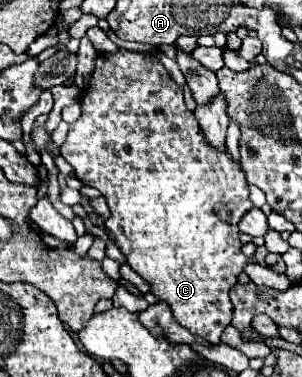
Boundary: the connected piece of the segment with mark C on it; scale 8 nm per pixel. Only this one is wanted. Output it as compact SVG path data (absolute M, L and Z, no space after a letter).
M121 48L115 54L99 54L97 64L95 64L95 72L91 76L91 84L81 92L79 104L81 104L83 114L75 124L69 126L67 140L61 146L61 156L73 166L75 176L83 184L95 186L107 198L111 216L105 220L105 228L109 232L109 238L119 246L119 250L127 258L127 264L151 286L153 296L157 300L167 302L171 306L175 320L181 326L187 326L189 332L203 336L205 340L209 340L213 344L219 344L219 336L231 324L231 316L233 316L233 304L229 300L229 292L237 284L237 276L243 272L243 268L247 264L247 256L241 252L241 240L239 240L239 228L237 228L241 216L253 206L249 200L245 174L231 160L229 154L217 156L217 152L213 152L213 148L209 148L209 144L205 144L205 140L201 136L201 128L199 128L193 112L189 112L185 106L181 88L171 80L171 76L167 74L167 70L163 68L163 64L159 60L153 60L153 62L147 60L147 52L139 54L139 52L129 52L129 50Z

